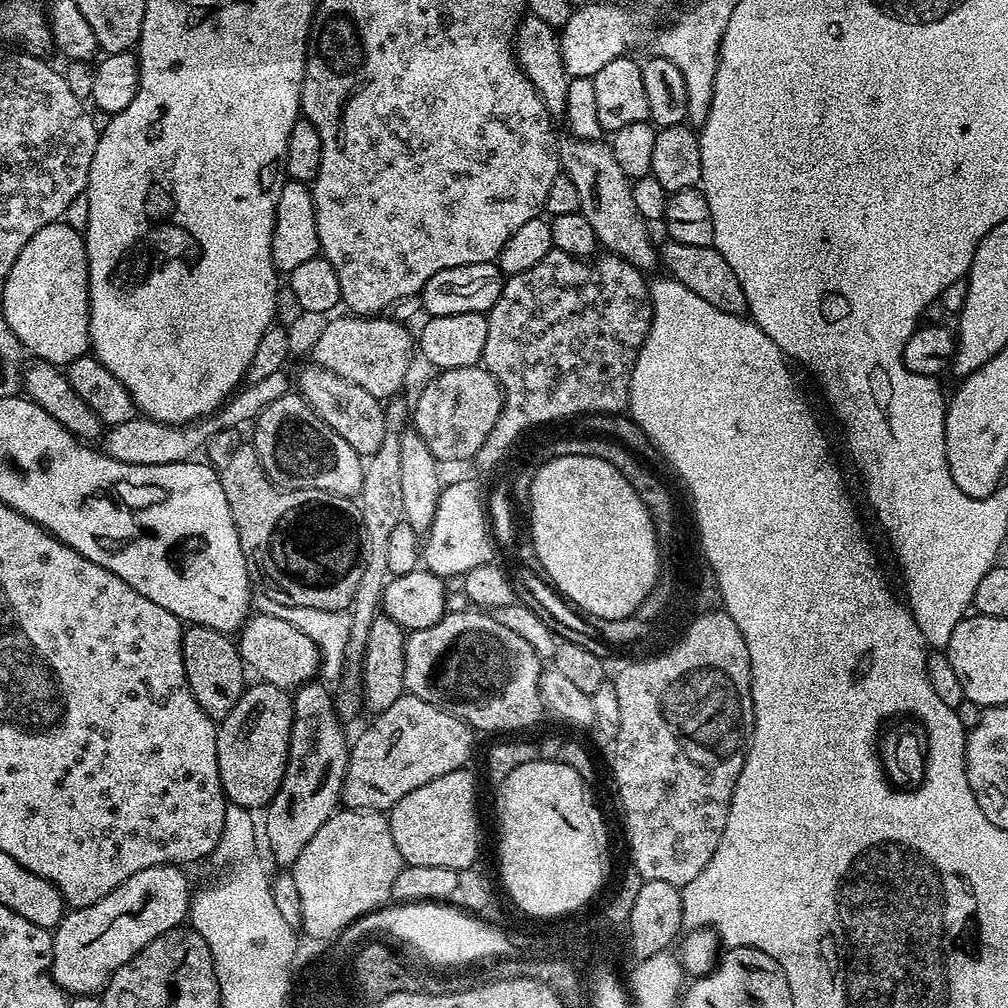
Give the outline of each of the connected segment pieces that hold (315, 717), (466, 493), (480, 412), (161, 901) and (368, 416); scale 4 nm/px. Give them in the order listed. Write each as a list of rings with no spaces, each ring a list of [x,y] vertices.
[[[309,682],[295,689],[286,770],[274,798],[263,813],[263,839],[264,836],[268,839],[273,858],[287,866],[295,865],[310,838],[314,838],[326,821],[336,815],[348,769],[350,740],[344,737],[344,728],[336,717],[332,696],[323,686],[320,682]]]
[[[456,480],[449,488],[448,485],[441,487],[434,522],[422,540],[423,567],[441,578],[460,578],[474,570],[474,566],[489,563],[493,559],[492,548],[494,539],[490,531],[489,513],[486,511],[485,497],[480,497],[479,486],[472,480]]]
[[[482,366],[445,368],[420,392],[420,401],[411,409],[410,420],[414,431],[423,436],[437,461],[469,460],[478,454],[482,442],[494,430],[498,414],[504,405],[500,383]]]
[[[163,864],[162,866],[150,866],[150,870],[138,870],[138,874],[130,874],[130,878],[126,878],[126,882],[122,882],[122,886],[118,886],[114,890],[110,890],[110,894],[106,894],[106,898],[102,898],[98,902],[94,902],[85,908],[77,908],[69,911],[64,919],[56,925],[52,938],[52,977],[57,986],[66,994],[72,996],[90,996],[99,993],[104,985],[108,982],[108,977],[112,973],[117,972],[122,966],[126,966],[126,962],[130,962],[130,958],[134,958],[143,950],[150,942],[154,942],[154,938],[158,938],[162,934],[166,934],[170,930],[181,927],[185,923],[186,917],[190,912],[190,901],[194,895],[193,889],[188,889],[188,876],[183,867],[174,864]]]
[[[308,362],[301,370],[298,392],[318,414],[318,418],[322,418],[322,422],[326,422],[334,434],[346,438],[358,455],[375,454],[384,437],[385,405],[379,398],[362,390],[362,386],[354,386],[354,382],[346,382],[346,378],[338,378],[338,374],[315,362]]]

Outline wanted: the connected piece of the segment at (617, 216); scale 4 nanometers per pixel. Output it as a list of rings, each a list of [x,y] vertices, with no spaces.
[[[565,135],[559,141],[560,167],[563,175],[574,182],[578,189],[580,212],[594,226],[594,234],[601,245],[604,244],[613,256],[621,256],[641,272],[651,273],[652,267],[658,264],[658,248],[652,245],[652,236],[648,233],[649,221],[638,214],[632,197],[632,181],[622,174],[618,162],[614,159],[611,143],[599,140],[579,140],[577,136]]]

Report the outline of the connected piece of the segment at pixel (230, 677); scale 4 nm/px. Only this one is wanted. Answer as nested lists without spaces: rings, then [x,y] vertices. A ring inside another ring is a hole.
[[[188,624],[184,629],[182,642],[182,658],[186,666],[186,682],[190,686],[190,694],[206,710],[211,720],[221,721],[234,710],[238,698],[242,698],[246,687],[244,672],[246,665],[240,656],[237,641],[227,632],[219,632],[210,626]]]

